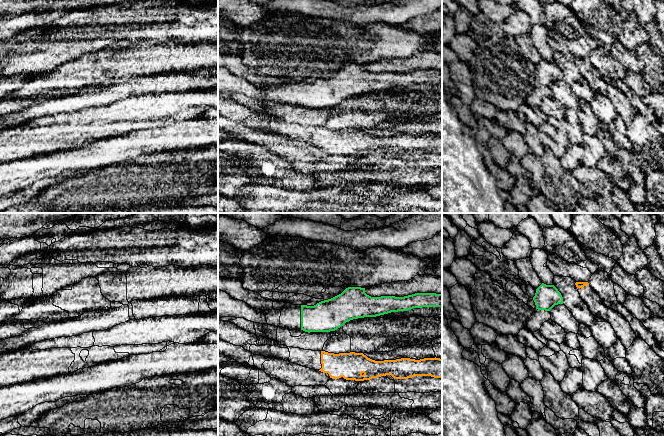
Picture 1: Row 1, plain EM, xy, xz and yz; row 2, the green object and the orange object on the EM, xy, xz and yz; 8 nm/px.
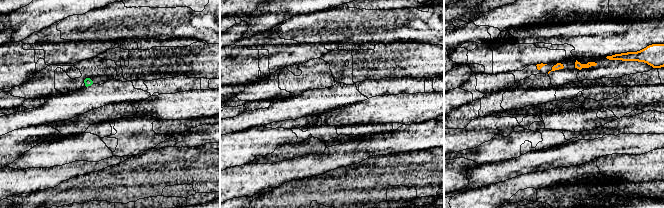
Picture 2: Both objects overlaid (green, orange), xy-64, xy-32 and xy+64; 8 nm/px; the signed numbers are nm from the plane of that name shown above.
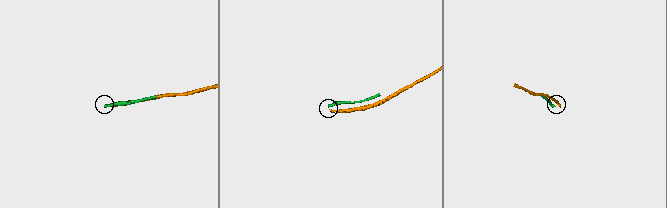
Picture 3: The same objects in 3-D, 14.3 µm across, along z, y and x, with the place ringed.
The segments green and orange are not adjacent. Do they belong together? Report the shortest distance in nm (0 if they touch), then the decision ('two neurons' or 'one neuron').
gap 140 nm; two neurons

